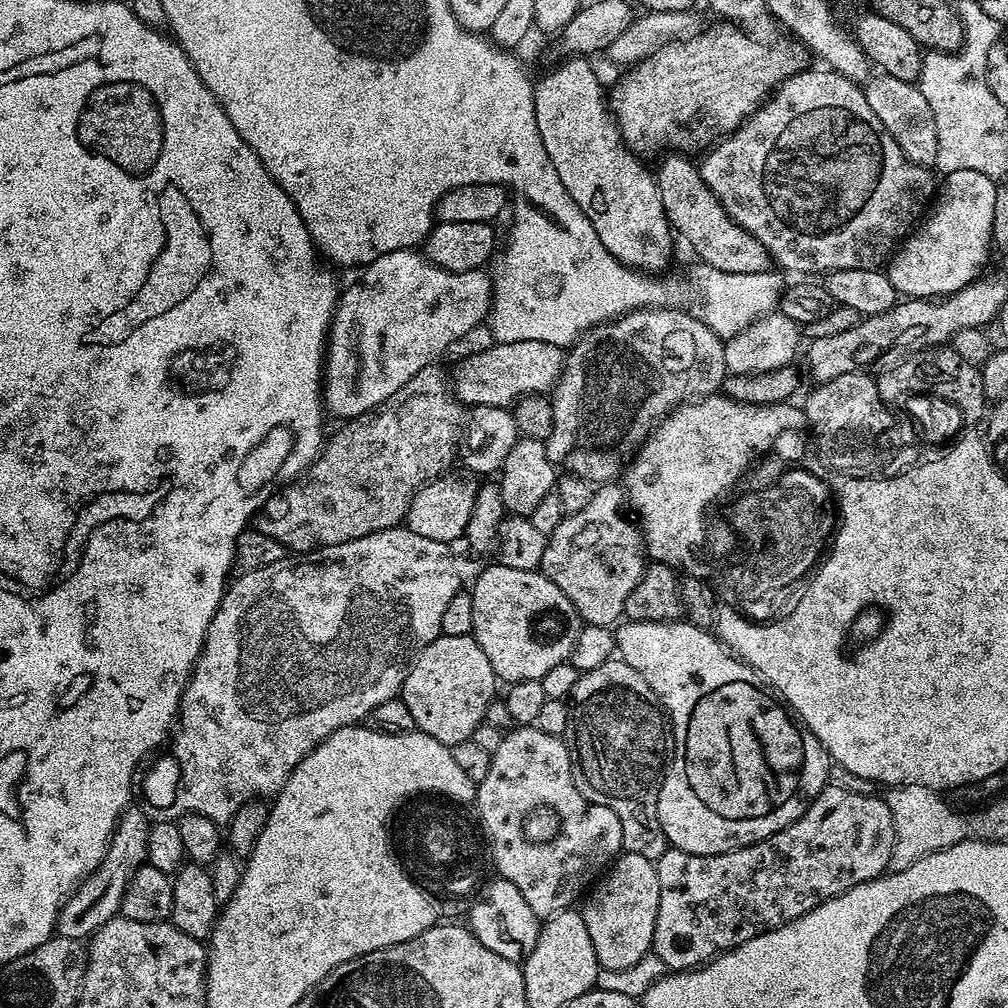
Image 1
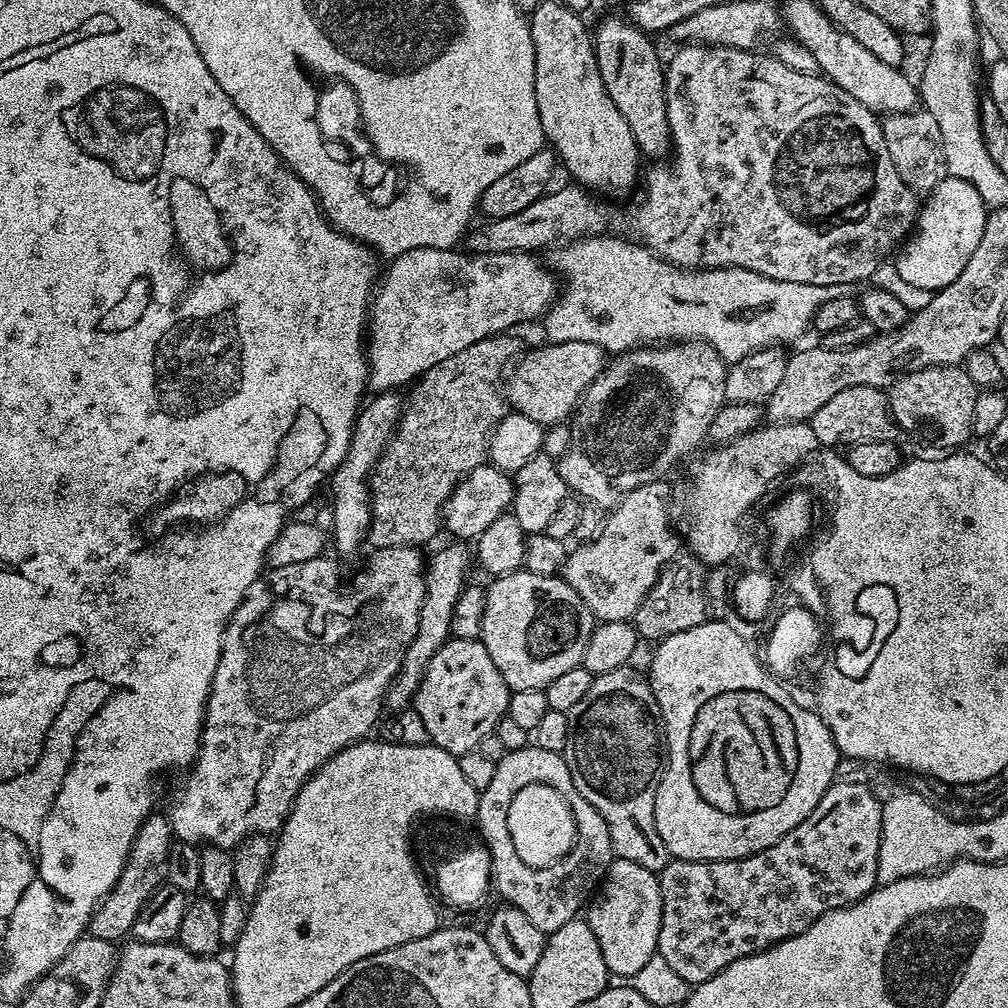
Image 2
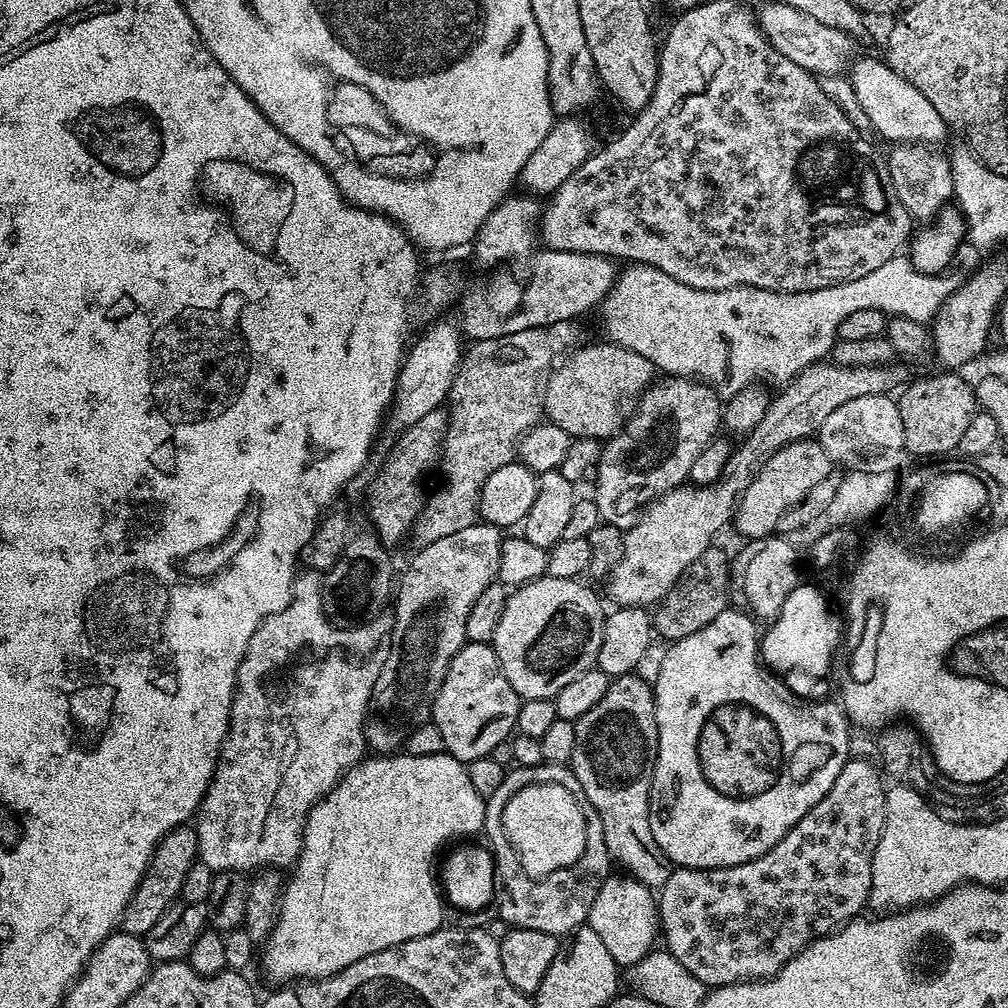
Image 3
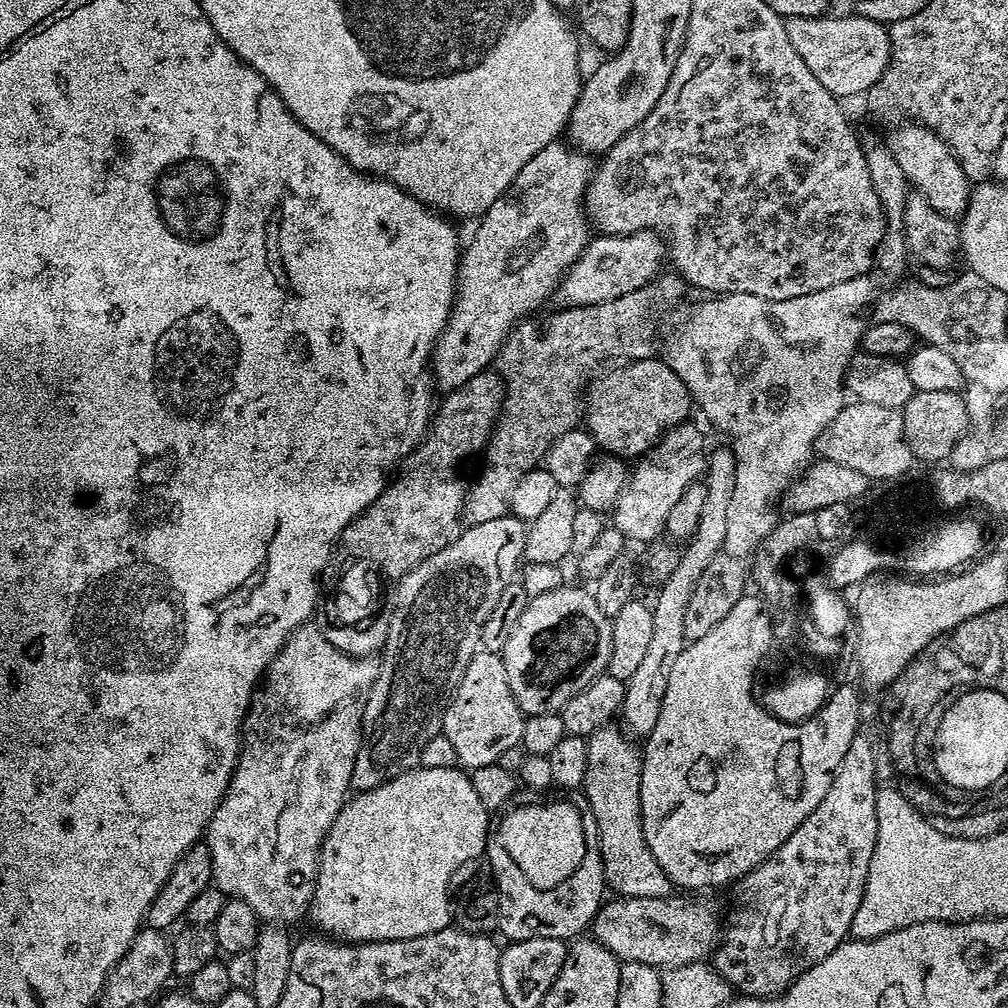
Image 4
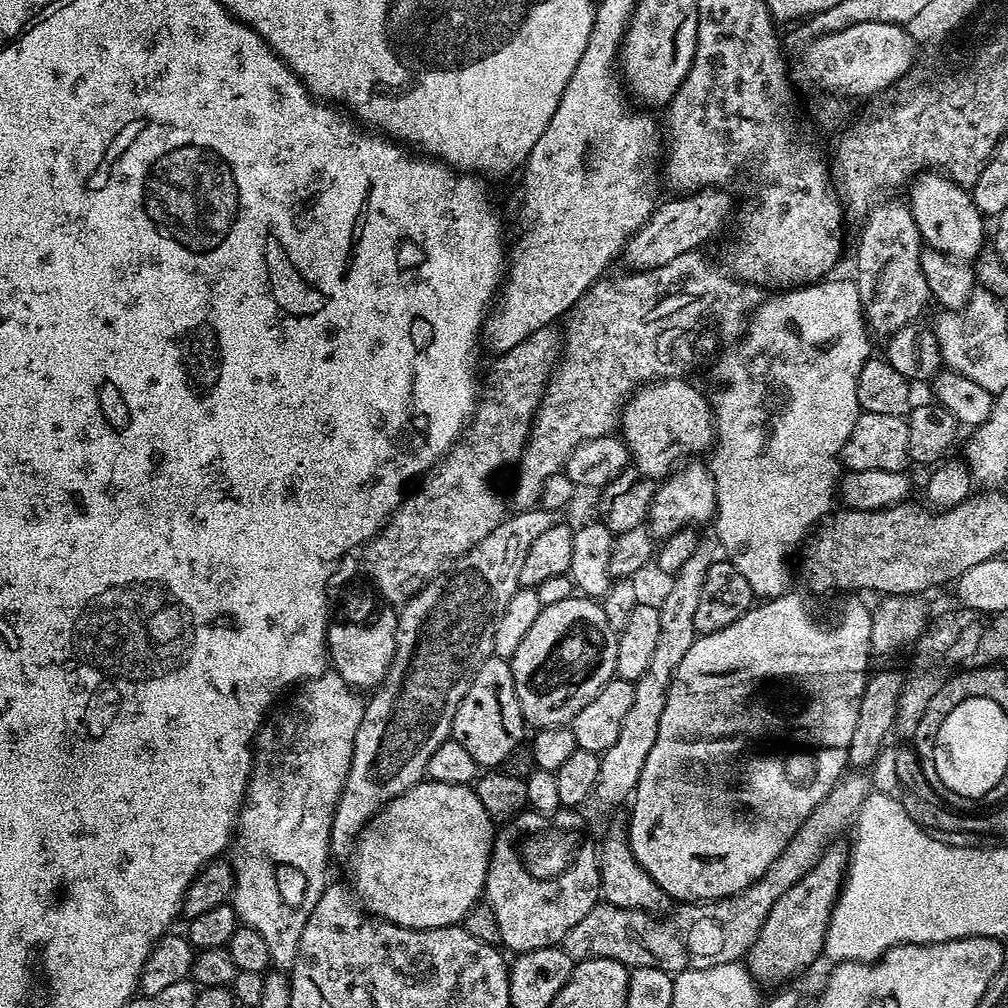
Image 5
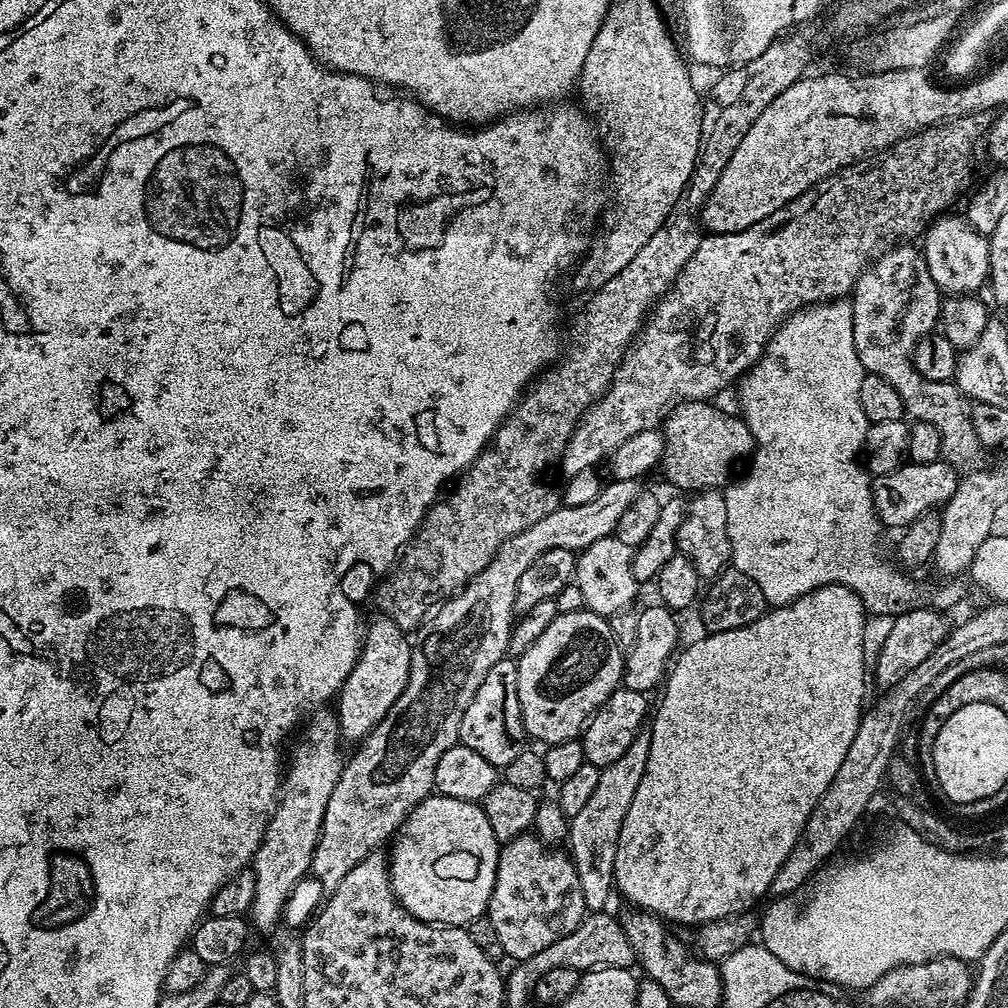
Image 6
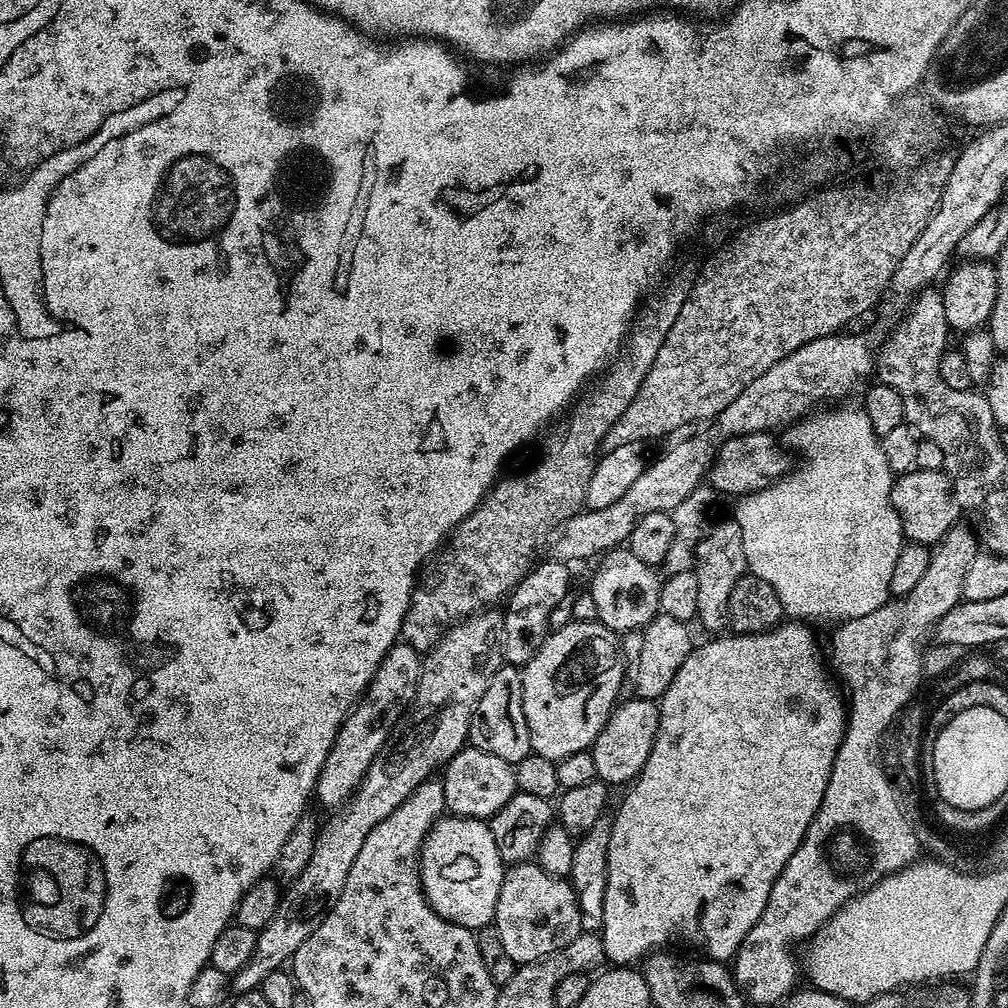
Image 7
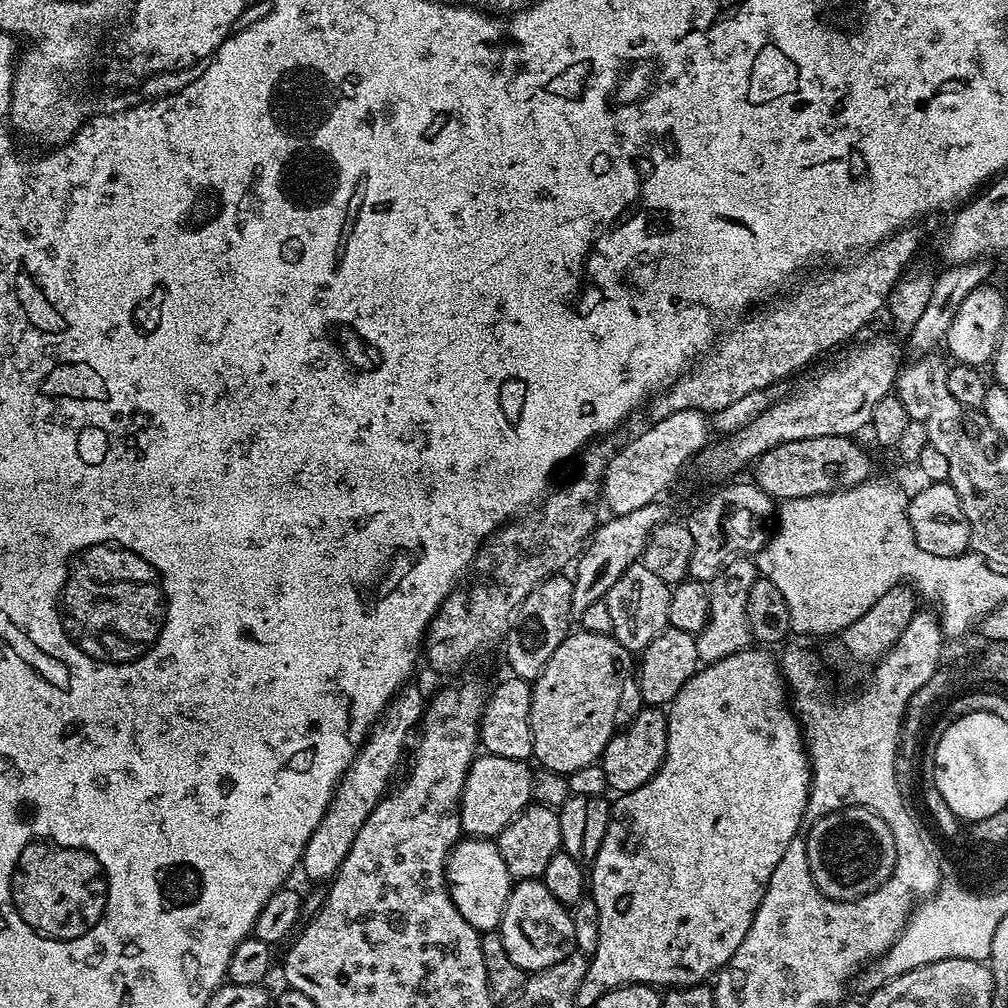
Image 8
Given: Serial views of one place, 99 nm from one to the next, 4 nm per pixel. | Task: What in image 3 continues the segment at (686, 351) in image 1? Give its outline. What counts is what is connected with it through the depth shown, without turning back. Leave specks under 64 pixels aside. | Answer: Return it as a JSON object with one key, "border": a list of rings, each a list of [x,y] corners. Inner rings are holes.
{"border":[[[688,378],[665,381],[665,384],[653,383],[640,393],[640,413],[633,420],[631,417],[626,427],[600,449],[600,458],[594,467],[594,499],[605,524],[627,530],[646,502],[671,488],[681,487],[688,480],[694,458],[698,458],[717,435],[716,427],[721,427],[722,402],[711,388]]]}

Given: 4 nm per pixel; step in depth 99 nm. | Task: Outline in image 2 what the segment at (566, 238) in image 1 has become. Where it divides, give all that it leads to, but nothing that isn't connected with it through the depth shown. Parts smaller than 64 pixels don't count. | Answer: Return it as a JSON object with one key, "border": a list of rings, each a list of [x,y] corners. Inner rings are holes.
{"border":[[[610,234],[584,236],[580,240],[565,243],[560,250],[560,261],[557,262],[555,271],[562,280],[564,275],[568,289],[559,293],[558,299],[546,313],[547,339],[554,344],[594,342],[608,354],[627,352],[629,348],[637,346],[704,340],[714,346],[714,350],[718,350],[725,364],[731,366],[751,352],[794,343],[815,321],[816,311],[842,294],[839,287],[778,282],[745,268],[679,268],[661,256],[655,256],[650,248],[645,248],[639,242]]]}

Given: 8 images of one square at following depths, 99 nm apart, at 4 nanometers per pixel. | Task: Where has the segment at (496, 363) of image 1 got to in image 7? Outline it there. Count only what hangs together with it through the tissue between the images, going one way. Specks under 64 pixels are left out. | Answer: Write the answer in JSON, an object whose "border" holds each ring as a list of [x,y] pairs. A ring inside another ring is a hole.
{"border":[[[771,431],[755,432],[745,436],[732,436],[725,440],[718,449],[712,467],[708,469],[707,483],[717,493],[725,492],[726,495],[732,496],[731,498],[739,498],[754,494],[787,476],[794,464],[793,457],[789,449],[781,441],[780,445],[772,436],[775,435]]]}

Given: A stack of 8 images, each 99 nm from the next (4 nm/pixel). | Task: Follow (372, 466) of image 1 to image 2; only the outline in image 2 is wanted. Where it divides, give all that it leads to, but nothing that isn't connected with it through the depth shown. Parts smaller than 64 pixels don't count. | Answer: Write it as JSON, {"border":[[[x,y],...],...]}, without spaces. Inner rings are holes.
{"border":[[[512,334],[488,336],[482,342],[474,342],[474,346],[466,346],[466,350],[458,350],[458,354],[450,354],[446,362],[438,362],[438,366],[426,370],[420,377],[411,389],[412,401],[407,401],[396,431],[375,464],[370,477],[370,543],[372,542],[373,549],[425,546],[424,544],[435,538],[436,531],[441,531],[444,503],[460,485],[462,478],[470,474],[470,470],[485,463],[488,455],[488,438],[498,421],[506,414],[506,396],[501,385],[499,388],[496,383],[499,380],[501,383],[506,369],[521,352],[522,347],[520,348],[519,342]]]}

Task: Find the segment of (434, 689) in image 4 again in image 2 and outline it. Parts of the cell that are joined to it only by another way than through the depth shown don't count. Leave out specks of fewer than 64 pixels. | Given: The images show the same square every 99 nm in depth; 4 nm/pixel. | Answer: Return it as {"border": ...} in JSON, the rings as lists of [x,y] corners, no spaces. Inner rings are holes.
{"border":[[[448,542],[445,548],[440,548],[433,554],[432,560],[427,561],[426,571],[424,573],[424,601],[422,602],[422,610],[418,618],[418,630],[416,636],[410,642],[410,646],[406,650],[406,654],[402,658],[402,666],[397,676],[392,679],[388,691],[386,693],[386,704],[389,709],[403,710],[413,703],[418,686],[424,677],[424,671],[428,665],[428,660],[434,658],[434,654],[444,645],[444,641],[449,639],[450,633],[448,627],[450,626],[450,614],[454,614],[454,602],[458,602],[458,594],[466,586],[468,576],[468,560],[470,564],[470,552],[468,552],[463,543]]]}

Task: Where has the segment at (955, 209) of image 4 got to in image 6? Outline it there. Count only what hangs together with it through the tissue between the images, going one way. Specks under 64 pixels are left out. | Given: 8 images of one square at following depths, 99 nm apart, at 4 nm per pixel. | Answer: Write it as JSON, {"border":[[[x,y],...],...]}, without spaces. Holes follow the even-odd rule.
{"border":[[[941,214],[929,223],[923,233],[922,251],[930,278],[940,287],[941,293],[949,297],[970,296],[979,293],[979,288],[989,283],[990,246],[988,237],[982,235],[974,226],[968,224],[963,215]]]}

